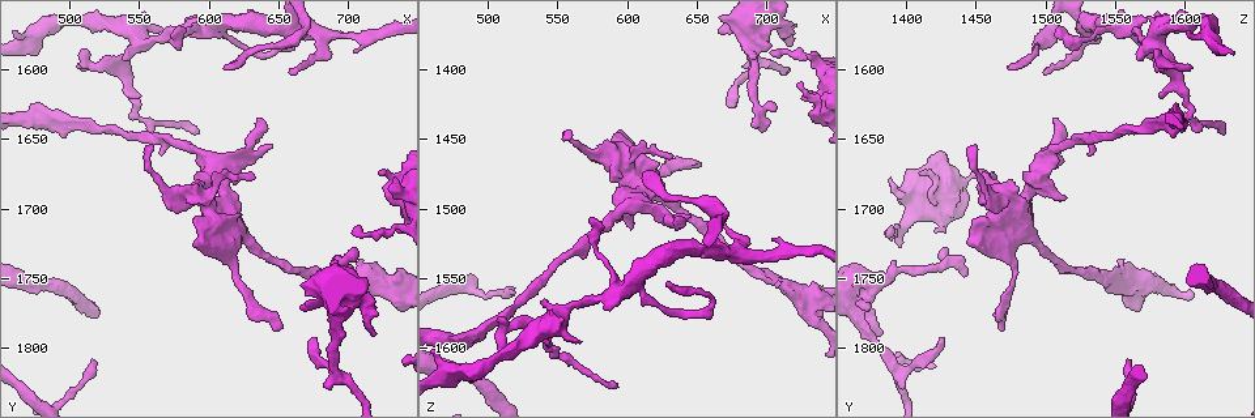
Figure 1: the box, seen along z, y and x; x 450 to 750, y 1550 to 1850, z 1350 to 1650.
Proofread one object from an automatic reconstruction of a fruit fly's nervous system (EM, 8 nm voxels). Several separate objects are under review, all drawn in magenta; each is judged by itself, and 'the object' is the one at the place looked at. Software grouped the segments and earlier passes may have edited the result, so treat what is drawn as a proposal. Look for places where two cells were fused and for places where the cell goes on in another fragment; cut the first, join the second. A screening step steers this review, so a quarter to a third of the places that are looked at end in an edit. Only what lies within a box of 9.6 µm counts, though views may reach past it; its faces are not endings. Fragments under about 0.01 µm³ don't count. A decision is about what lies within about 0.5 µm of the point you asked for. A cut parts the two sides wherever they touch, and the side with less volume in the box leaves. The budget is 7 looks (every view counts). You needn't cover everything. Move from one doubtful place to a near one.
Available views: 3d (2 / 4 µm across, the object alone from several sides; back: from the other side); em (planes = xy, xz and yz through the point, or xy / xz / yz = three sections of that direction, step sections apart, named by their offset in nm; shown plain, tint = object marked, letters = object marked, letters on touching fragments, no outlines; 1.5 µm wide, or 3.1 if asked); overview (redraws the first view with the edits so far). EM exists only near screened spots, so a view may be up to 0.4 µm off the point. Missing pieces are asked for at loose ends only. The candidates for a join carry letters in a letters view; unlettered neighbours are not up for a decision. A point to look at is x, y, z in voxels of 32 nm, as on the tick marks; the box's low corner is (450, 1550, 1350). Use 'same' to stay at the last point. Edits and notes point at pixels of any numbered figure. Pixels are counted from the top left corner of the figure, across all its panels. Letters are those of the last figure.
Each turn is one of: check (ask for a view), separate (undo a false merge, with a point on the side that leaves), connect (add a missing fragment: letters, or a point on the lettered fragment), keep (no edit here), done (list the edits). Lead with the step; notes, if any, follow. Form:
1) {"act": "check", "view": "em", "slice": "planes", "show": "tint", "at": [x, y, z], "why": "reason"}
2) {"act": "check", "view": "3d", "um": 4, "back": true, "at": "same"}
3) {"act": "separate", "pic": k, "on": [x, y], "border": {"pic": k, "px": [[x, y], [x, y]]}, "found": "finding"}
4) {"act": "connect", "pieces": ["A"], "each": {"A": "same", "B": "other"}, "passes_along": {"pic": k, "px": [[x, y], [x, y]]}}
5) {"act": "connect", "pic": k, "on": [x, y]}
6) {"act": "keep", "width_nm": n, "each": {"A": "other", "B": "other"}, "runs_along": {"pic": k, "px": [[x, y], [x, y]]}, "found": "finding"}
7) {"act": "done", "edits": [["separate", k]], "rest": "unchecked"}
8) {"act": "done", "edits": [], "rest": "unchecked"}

{"act": "check", "view": "3d", "um": 4, "at": [560, 1654, 1450], "why": "branch stops here"}

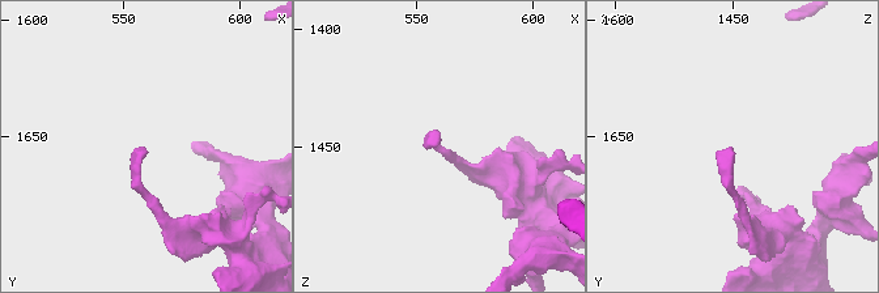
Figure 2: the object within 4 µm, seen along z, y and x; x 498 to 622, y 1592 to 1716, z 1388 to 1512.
{"act": "check", "view": "em", "slice": "planes", "show": "letters", "at": [559, 1653, 1449]}

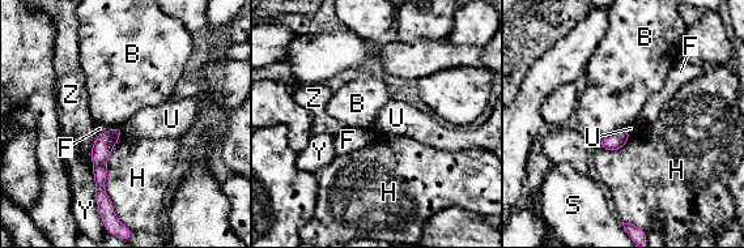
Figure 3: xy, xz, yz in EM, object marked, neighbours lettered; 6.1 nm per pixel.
{"act": "keep", "width_nm": 110, "each": {"B": "other", "F": "other", "H": "other", "S": "other", "U": "other", "Y": "other", "Z": "other"}, "runs_along": {"pic": 3, "px": [[119, 131], [100, 152], [101, 199]]}, "found": "none of them fits"}

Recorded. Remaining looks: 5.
{"act": "check", "view": "em", "slice": "xy", "step": 8, "show": "tint", "at": [672, 1792, 1426], "why": "tapers out"}

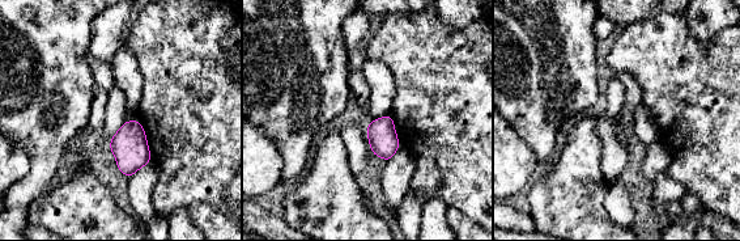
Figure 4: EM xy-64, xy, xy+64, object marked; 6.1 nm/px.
{"act": "check", "view": "em", "slice": "planes", "show": "letters", "at": "same"}

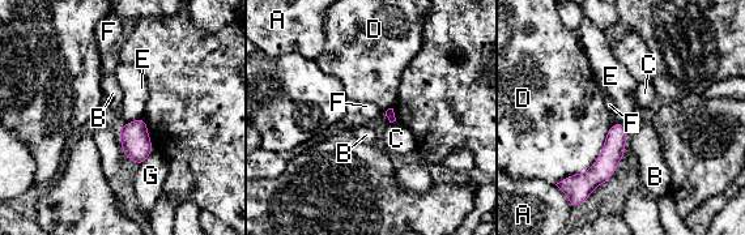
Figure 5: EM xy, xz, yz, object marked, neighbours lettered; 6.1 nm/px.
{"act": "keep", "each": {"A": "other", "B": "other", "C": "other", "D": "other", "E": "other", "F": "other", "G": "other"}, "border": {"pic": 5, "px": [[617, 120], [609, 127]]}, "found": "no lettered fragment goes on from it"}

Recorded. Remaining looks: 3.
{"act": "check", "view": "em", "slice": "planes", "show": "letters", "at": [516, 1808, 1556], "why": "an open end"}

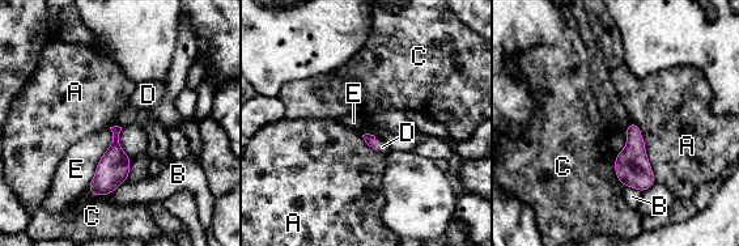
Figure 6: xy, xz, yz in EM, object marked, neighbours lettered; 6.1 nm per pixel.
{"act": "connect", "pic": 6, "on": [382, 147], "each": {"A": "other", "B": "other", "C": "other", "D": "same", "E": "other"}, "passes_along": {"pic": 6, "px": [[369, 139], [376, 143], [382, 147]]}, "found": "the cell continues"}

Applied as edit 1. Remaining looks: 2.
{"act": "done", "edits": [["connect", 6]], "rest": "unchecked"}

